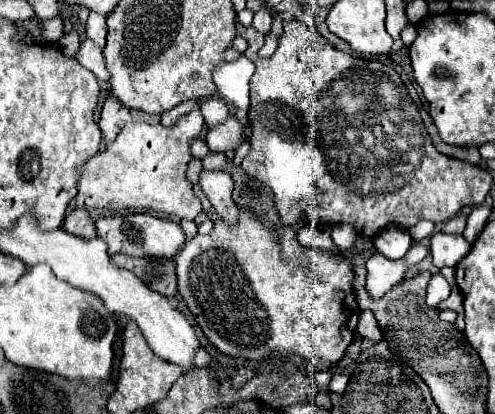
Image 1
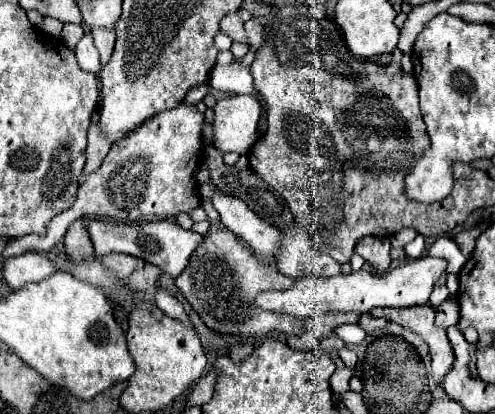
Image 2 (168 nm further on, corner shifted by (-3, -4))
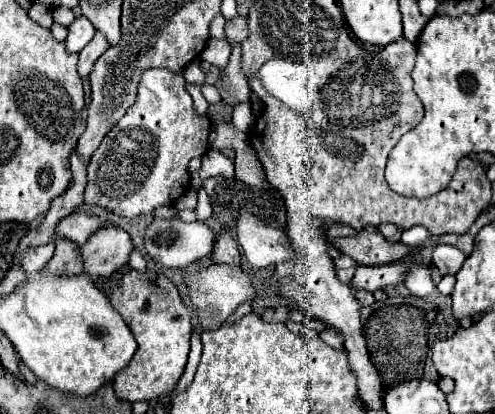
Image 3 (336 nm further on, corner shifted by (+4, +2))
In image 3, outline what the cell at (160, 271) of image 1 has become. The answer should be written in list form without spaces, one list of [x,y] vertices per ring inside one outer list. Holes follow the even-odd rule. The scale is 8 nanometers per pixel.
[[[117,225],[99,227],[83,245],[79,245],[85,273],[91,277],[109,277],[129,261],[131,251],[131,237]]]

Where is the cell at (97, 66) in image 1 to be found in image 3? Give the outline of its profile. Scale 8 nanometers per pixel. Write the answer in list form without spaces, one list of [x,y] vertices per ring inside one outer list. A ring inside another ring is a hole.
[[[77,17],[67,29],[69,29],[69,35],[65,43],[69,53],[79,53],[95,35],[95,27],[87,17]]]

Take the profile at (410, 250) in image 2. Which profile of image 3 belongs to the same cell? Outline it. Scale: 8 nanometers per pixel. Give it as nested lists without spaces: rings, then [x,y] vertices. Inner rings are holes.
[[[411,227],[411,229],[405,229],[403,235],[401,235],[401,241],[405,245],[421,245],[425,239],[429,237],[429,231],[425,227]]]

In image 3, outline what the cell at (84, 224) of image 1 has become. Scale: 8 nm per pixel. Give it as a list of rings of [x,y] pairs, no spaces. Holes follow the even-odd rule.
[[[57,239],[55,247],[57,247],[55,255],[43,269],[45,273],[51,273],[51,275],[79,275],[79,273],[83,273],[81,257],[79,257],[77,245],[73,241]]]

